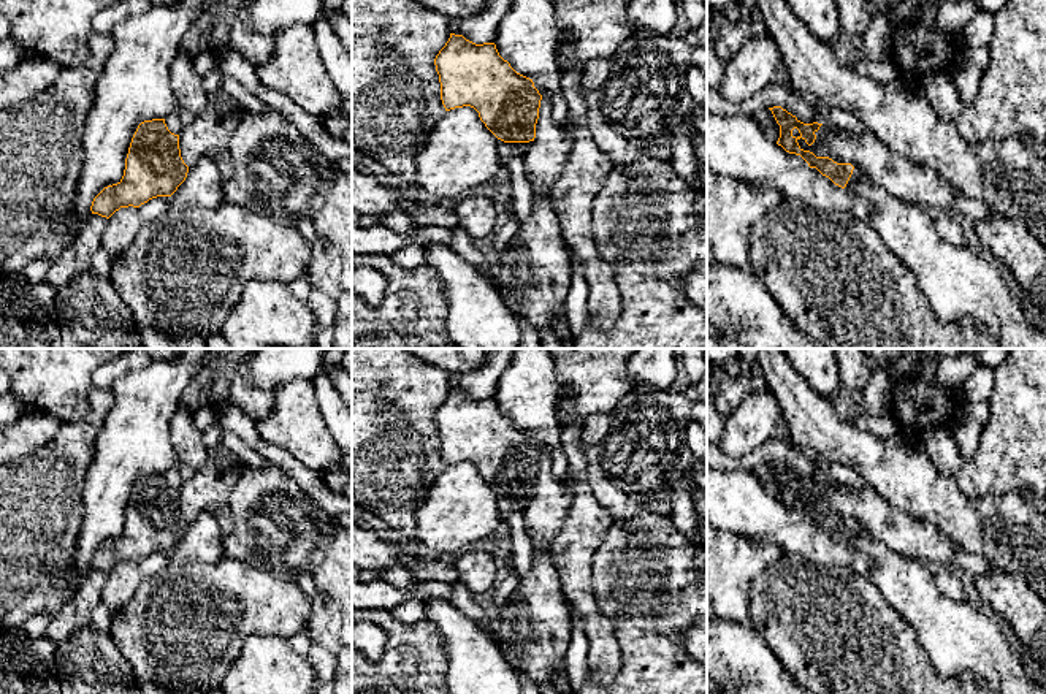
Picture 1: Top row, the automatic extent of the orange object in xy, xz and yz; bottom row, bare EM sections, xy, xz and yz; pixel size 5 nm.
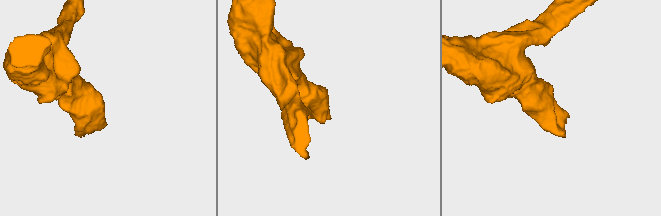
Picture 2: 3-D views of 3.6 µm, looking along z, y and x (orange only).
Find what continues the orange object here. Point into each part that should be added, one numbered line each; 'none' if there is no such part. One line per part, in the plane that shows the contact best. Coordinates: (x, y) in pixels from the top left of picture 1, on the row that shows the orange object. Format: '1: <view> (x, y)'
1: xz (506, 151)

